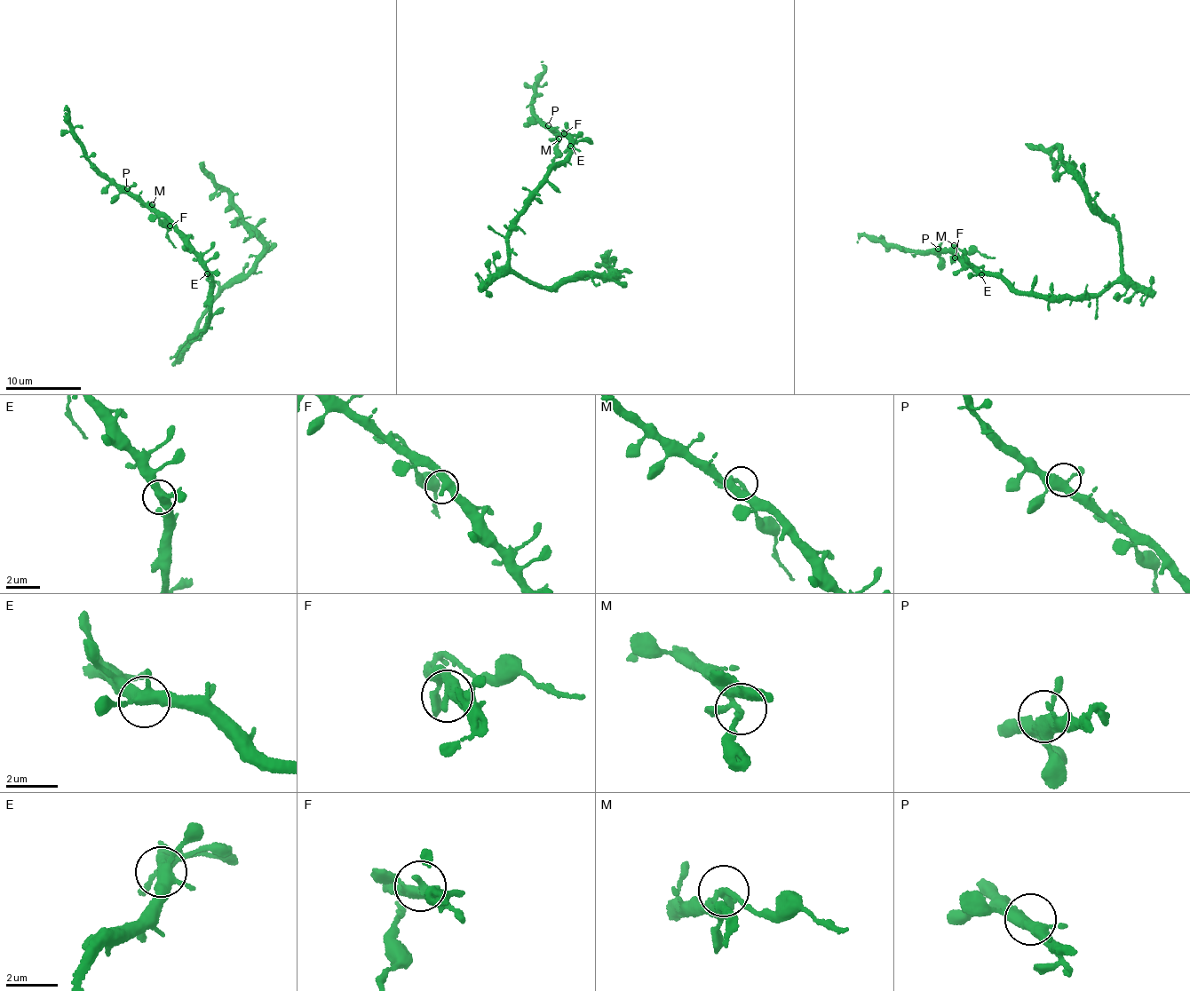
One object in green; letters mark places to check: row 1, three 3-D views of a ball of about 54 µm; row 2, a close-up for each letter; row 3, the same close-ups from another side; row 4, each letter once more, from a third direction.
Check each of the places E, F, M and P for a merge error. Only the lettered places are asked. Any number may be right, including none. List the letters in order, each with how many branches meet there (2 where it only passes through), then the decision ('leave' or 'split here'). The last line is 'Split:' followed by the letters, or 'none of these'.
E: 4 branches meet; leave
F: 2 branches meet; leave
M: 3 branches meet; split here
P: 4 branches meet; leave
Split: M

